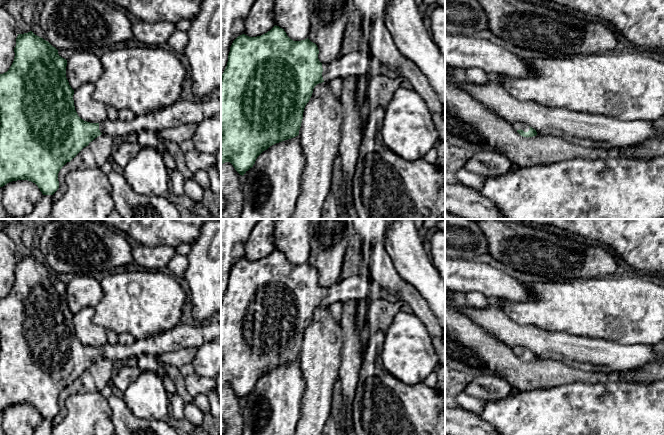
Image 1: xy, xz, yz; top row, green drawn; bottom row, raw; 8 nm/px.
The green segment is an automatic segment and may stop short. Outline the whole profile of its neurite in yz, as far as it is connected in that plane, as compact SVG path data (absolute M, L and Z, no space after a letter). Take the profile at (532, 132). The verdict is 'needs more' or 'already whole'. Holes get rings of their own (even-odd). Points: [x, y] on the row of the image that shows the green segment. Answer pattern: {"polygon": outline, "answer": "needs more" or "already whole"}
{"polygon": "M515 123L513 125L514 129L523 137L533 137L537 135L537 132L535 129L533 129L532 127L530 127L527 124L523 124L523 123Z", "answer": "needs more"}

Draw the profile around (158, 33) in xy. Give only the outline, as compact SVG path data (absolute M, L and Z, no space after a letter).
M137 20L132 24L134 39L144 45L161 46L162 44L167 43L176 29L174 23L165 21L149 23Z

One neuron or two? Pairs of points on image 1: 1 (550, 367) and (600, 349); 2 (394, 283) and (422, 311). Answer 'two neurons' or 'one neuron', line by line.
1: two neurons
2: one neuron

